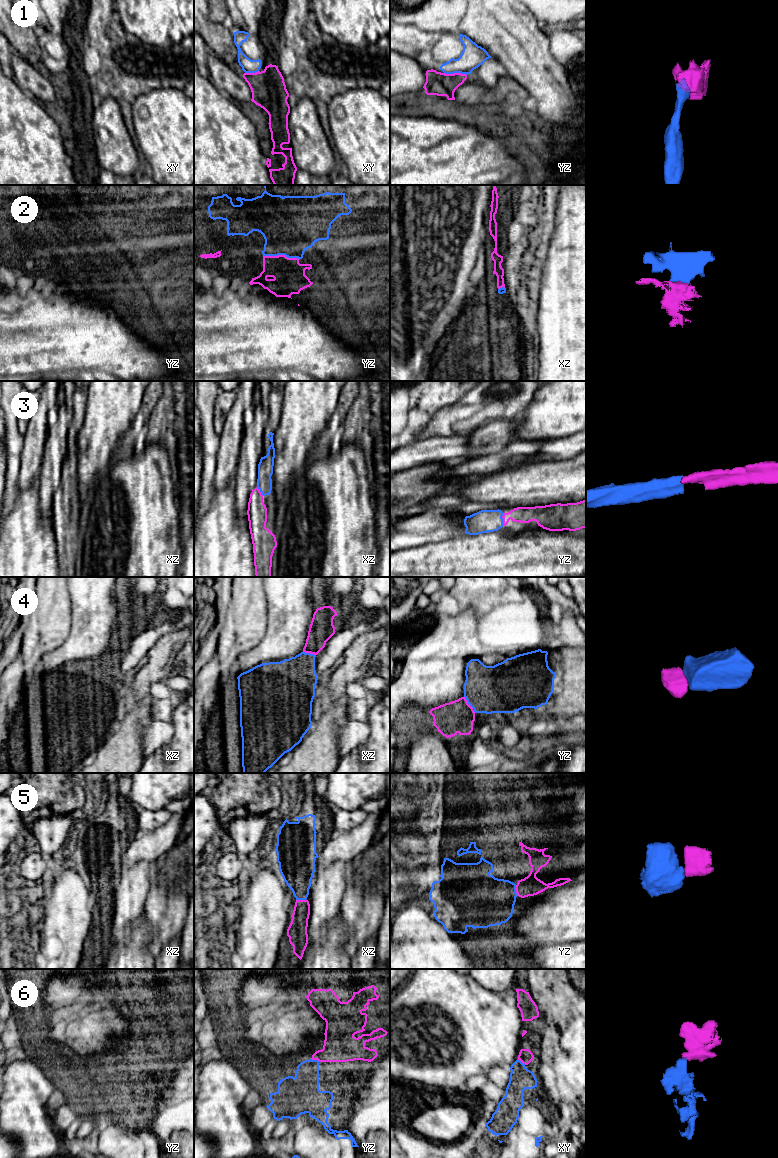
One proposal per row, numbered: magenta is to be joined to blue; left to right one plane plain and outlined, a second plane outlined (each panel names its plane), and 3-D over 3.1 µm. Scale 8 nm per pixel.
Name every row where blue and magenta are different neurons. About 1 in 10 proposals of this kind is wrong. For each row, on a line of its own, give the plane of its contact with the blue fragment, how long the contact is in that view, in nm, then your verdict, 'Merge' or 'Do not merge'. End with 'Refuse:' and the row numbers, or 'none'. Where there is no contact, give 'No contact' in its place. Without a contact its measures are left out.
1: Touches blue in yz. Shared border 190 nm. Do not merge
2: Touches blue in yz. Shared border 300 nm. Merge
3: Touches blue in yz. Shared border 100 nm. Merge
4: Touches blue in xz. Shared border 110 nm. Merge
5: Touches blue in yz. Shared border 90 nm. Merge
6: Touches blue in yz. Shared border 80 nm. Merge
Refuse: 1

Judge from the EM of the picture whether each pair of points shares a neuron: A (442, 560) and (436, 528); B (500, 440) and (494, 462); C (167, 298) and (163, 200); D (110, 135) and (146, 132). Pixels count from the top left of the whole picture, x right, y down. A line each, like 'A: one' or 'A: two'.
A: two
B: two
C: one
D: two

